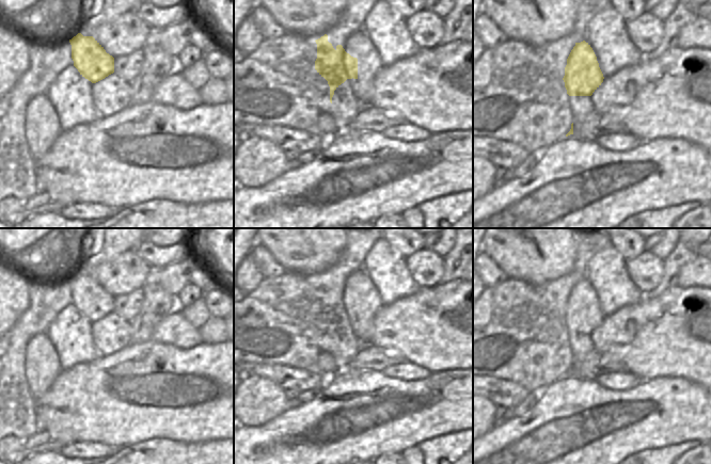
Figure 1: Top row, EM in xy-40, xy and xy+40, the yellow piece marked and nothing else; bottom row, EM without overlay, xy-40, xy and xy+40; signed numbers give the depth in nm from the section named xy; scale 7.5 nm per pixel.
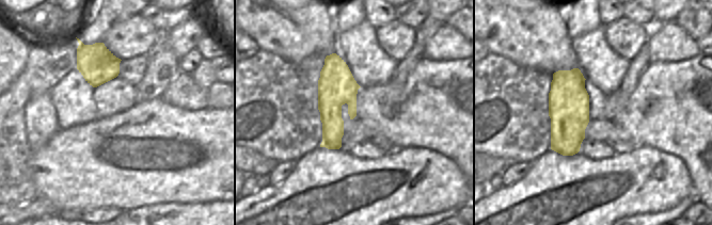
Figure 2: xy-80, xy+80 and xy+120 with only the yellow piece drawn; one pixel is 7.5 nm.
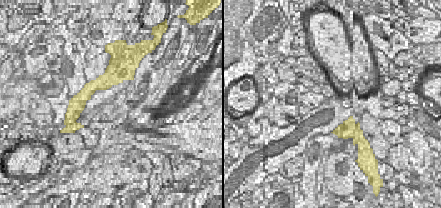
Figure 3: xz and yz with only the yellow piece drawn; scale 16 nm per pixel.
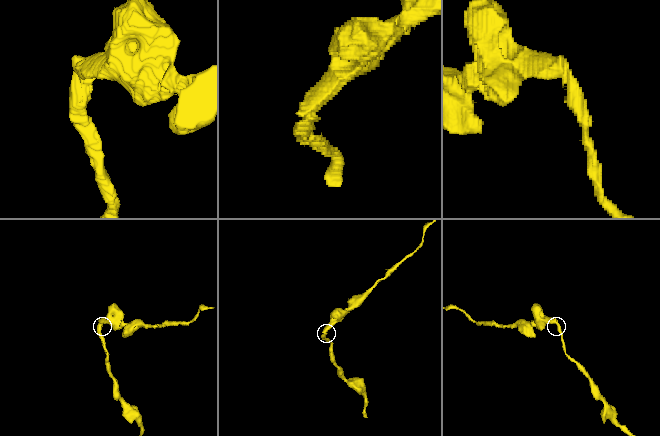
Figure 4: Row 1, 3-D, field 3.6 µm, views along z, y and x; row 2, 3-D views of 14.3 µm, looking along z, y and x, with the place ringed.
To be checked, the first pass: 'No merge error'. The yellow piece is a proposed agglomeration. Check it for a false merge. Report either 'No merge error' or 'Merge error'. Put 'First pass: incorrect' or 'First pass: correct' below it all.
Merge error.
First pass: incorrect

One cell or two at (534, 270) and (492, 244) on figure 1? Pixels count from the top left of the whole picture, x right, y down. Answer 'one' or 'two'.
one

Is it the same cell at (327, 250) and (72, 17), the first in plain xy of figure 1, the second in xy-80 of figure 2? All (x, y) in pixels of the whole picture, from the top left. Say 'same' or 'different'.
same

